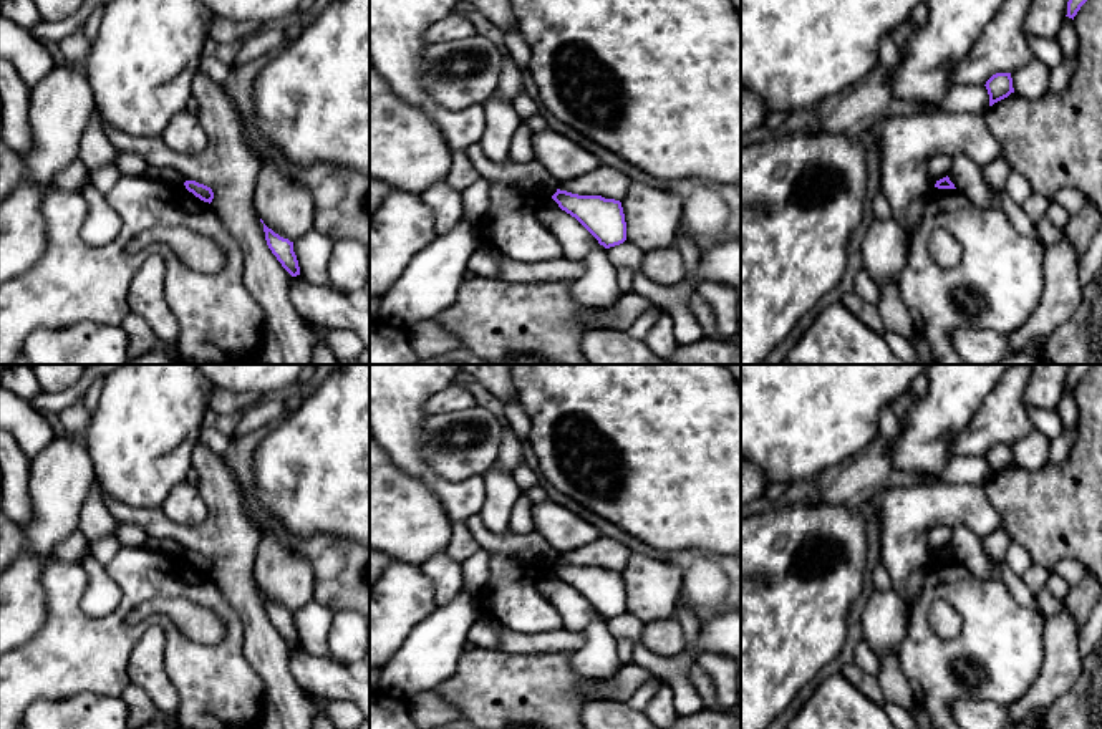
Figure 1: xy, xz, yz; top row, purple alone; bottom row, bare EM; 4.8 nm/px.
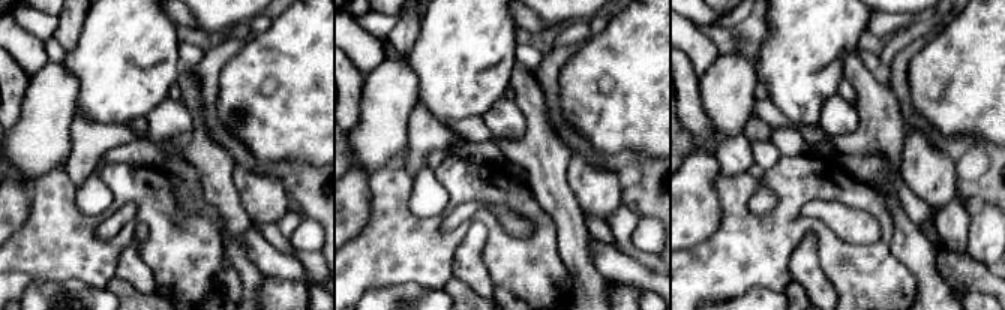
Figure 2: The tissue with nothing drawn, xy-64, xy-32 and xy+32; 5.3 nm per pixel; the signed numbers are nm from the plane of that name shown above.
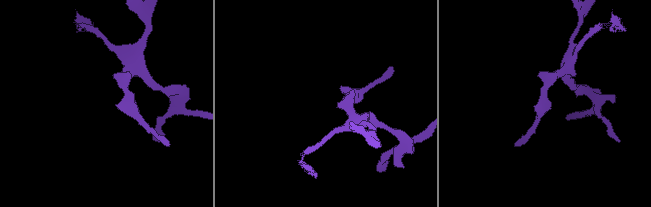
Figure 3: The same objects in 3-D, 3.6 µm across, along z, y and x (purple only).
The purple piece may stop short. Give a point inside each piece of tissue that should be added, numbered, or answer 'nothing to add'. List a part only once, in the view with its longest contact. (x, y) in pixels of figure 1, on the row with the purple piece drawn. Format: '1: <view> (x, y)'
nothing to add

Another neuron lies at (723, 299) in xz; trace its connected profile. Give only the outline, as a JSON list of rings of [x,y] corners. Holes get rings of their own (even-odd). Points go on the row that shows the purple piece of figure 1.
[[[713,280],[699,283],[698,292],[714,313],[718,333],[724,338],[737,333],[737,307],[741,303],[741,292],[734,285]]]

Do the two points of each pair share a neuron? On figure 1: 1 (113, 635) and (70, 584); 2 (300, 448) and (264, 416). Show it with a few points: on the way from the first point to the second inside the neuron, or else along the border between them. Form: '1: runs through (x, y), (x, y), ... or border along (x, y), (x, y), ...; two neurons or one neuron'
1: runs through (96, 635), (70, 610), (70, 600); one neuron
2: border along (285, 413), (274, 424); two neurons

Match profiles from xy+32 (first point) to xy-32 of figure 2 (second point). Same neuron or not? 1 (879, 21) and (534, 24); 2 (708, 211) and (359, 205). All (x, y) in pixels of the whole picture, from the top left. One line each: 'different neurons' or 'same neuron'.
1: same neuron
2: same neuron

